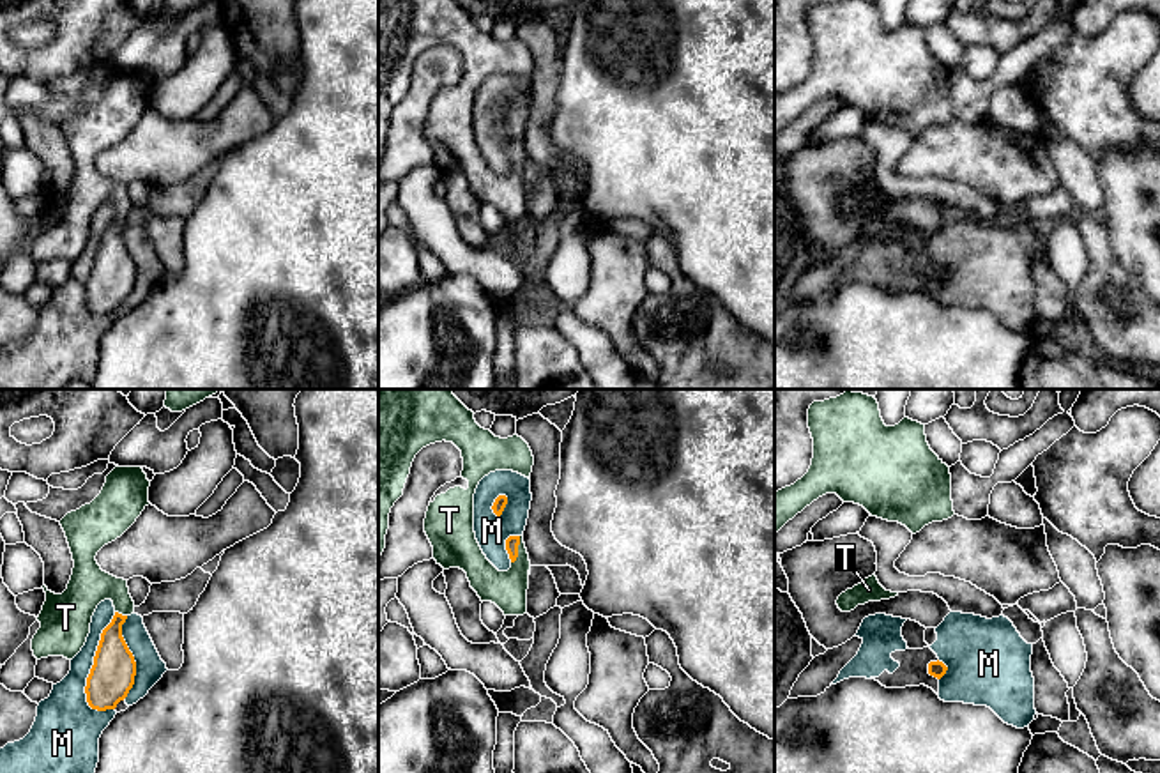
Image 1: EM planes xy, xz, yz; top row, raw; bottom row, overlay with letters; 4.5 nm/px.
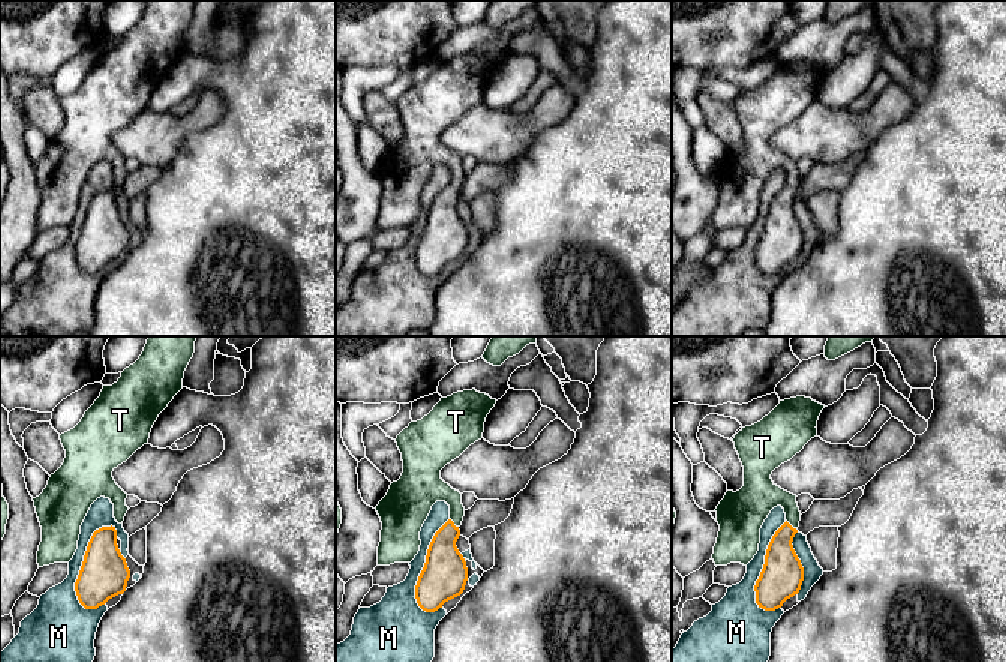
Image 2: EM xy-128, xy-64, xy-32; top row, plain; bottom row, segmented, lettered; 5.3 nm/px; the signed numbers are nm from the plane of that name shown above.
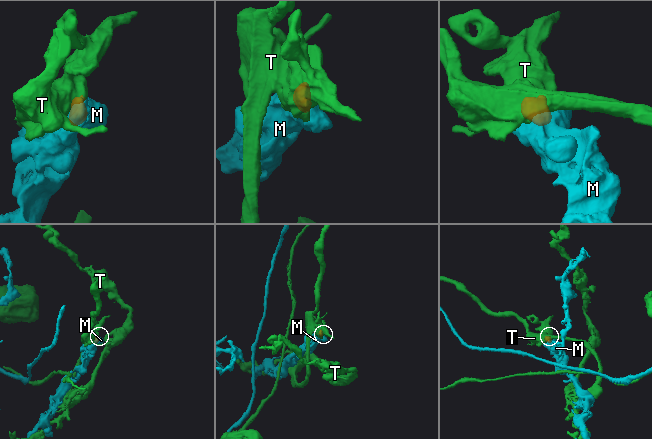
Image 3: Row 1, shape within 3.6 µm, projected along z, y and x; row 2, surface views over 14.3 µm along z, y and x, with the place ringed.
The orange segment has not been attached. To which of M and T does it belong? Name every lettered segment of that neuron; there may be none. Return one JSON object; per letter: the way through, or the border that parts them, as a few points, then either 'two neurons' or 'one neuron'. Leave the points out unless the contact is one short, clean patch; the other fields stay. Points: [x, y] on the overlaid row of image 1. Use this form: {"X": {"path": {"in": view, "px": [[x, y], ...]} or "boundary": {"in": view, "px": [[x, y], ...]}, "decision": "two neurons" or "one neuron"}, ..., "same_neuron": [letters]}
{"M": {"decision": "two neurons"}, "T": {"path": {"in": "xz", "px": [[511, 543], [517, 551], [517, 579], [508, 589]]}, "decision": "one neuron"}, "same_neuron": ["T"]}

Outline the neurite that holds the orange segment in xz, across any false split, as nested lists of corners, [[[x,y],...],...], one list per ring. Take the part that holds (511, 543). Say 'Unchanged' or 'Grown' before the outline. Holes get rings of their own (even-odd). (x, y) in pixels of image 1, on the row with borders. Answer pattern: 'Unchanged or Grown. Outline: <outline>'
Grown. Outline: [[[378,389],[378,561],[385,548],[389,513],[403,495],[416,455],[435,442],[453,442],[463,458],[462,476],[440,486],[430,501],[424,532],[433,547],[433,559],[444,570],[460,568],[481,601],[495,603],[504,616],[527,614],[530,561],[523,536],[509,536],[506,550],[511,559],[508,571],[499,571],[483,554],[474,532],[474,494],[479,481],[495,471],[513,471],[530,479],[534,456],[518,437],[500,439],[481,428],[451,389]]]

